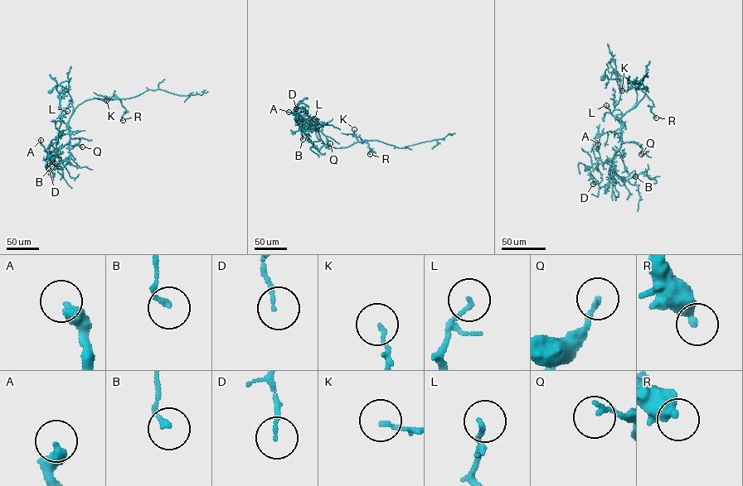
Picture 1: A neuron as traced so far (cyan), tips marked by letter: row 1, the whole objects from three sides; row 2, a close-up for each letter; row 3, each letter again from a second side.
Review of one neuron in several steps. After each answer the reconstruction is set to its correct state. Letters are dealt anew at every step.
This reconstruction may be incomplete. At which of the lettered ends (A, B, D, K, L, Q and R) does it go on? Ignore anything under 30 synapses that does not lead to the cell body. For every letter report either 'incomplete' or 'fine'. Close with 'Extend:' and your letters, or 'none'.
A: fine
B: fine
D: fine
K: fine
L: fine
Q: fine
R: fine
Extend: none

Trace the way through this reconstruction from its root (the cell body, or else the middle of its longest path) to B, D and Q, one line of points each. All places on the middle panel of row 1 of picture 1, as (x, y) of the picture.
B: (298, 115), (313, 122), (316, 137), (321, 140), (318, 129), (306, 122), (299, 129), (303, 139)
D: (298, 115), (313, 122), (321, 140), (318, 129), (301, 119), (296, 106), (293, 111), (296, 108)
Q: (298, 115), (312, 120), (317, 137), (321, 140), (316, 128), (328, 140), (326, 146), (330, 143)

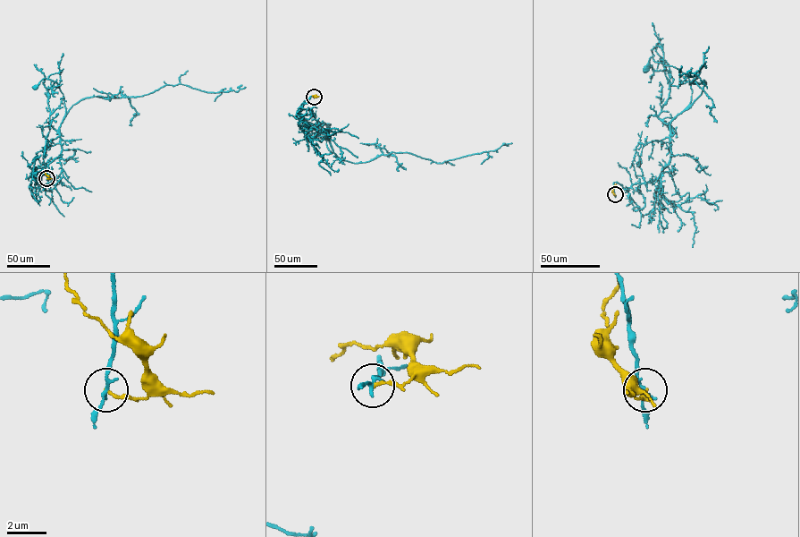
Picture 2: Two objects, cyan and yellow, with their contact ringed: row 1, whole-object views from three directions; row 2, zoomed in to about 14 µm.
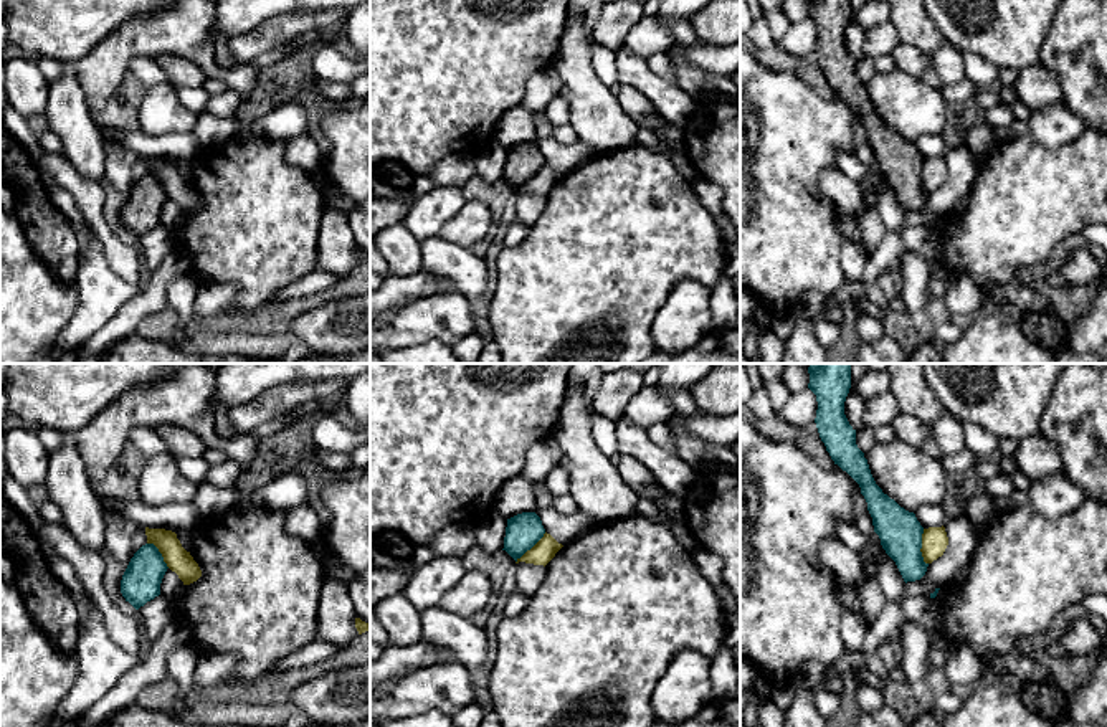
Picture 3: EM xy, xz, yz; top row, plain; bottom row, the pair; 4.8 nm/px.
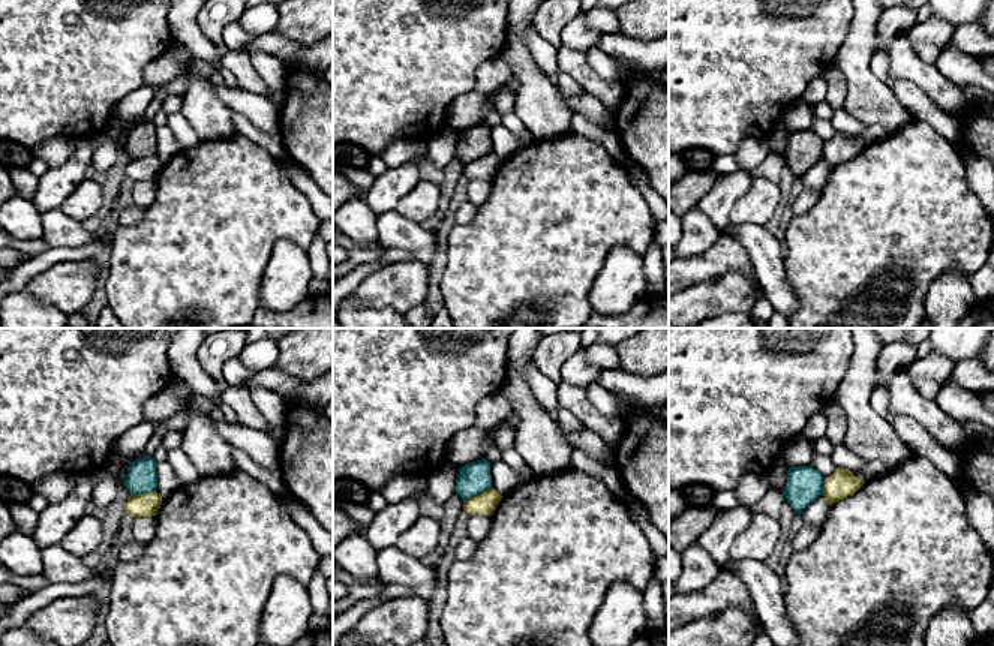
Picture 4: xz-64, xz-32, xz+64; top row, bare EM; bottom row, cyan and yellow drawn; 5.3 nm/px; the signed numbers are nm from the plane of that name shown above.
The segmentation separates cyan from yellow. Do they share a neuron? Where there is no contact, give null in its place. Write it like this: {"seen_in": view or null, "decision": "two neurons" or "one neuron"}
{"seen_in": "yz", "decision": "two neurons"}

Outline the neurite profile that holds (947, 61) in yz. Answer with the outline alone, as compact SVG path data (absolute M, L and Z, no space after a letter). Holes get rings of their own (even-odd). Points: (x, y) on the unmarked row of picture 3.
M945 40L932 55L930 66L938 74L943 86L962 83L967 78L962 51Z

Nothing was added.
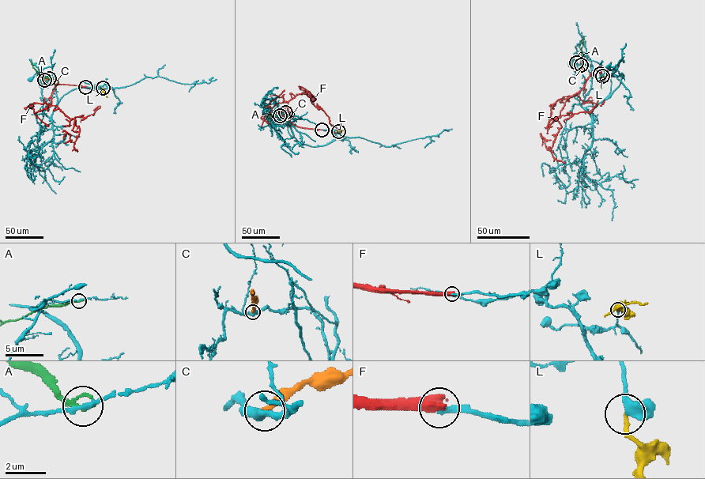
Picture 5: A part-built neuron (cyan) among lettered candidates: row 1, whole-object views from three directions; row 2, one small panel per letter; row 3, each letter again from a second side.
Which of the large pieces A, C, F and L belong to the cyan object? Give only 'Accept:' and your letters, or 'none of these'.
Accept: none of these

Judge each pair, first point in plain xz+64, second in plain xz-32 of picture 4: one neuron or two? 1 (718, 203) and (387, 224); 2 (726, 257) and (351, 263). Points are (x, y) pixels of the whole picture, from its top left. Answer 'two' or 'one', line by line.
1: two
2: one

